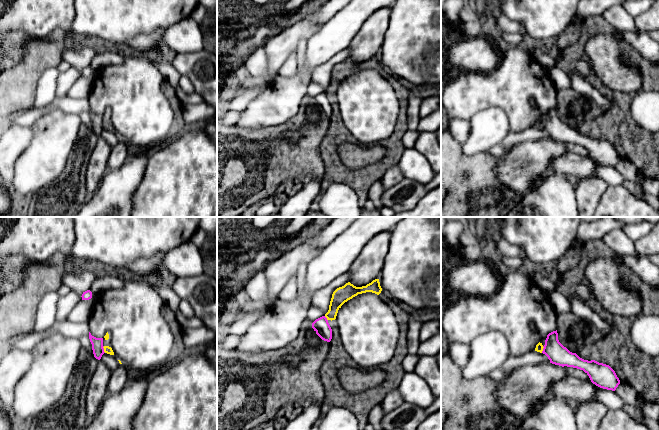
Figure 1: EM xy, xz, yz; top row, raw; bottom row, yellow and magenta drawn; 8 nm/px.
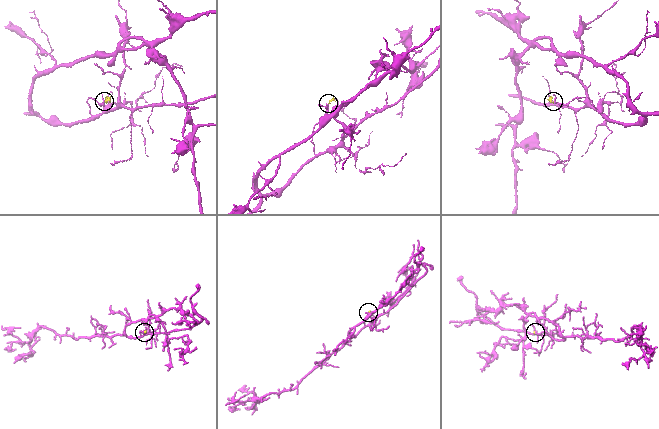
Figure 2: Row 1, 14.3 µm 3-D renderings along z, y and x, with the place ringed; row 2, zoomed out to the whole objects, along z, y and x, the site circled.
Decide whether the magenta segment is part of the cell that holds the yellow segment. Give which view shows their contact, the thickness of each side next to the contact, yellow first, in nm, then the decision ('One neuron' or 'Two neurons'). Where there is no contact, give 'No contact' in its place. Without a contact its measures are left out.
Touches yellow in xy. Thickness 60 nm (yellow) against 100 nm. Two neurons

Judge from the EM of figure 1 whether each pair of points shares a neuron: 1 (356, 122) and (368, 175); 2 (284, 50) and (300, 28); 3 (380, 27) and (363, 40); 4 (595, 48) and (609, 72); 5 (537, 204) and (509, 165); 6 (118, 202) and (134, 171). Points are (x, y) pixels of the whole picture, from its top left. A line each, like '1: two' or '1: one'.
1: two
2: one
3: one
4: one
5: two
6: one

